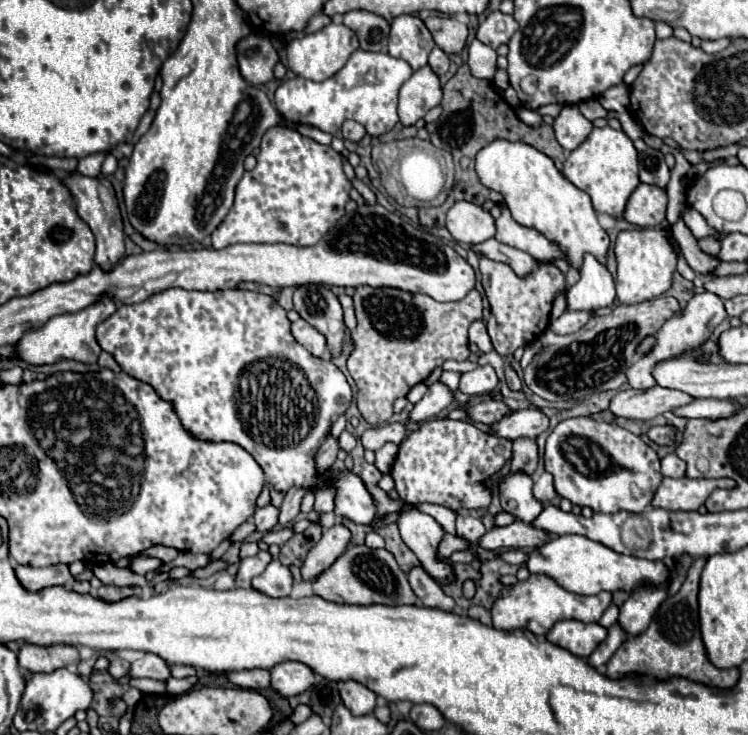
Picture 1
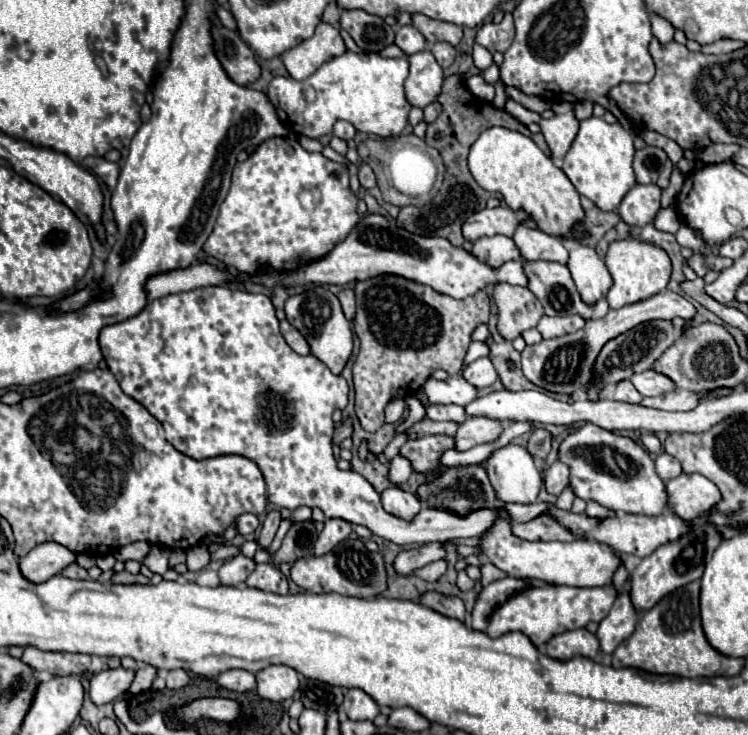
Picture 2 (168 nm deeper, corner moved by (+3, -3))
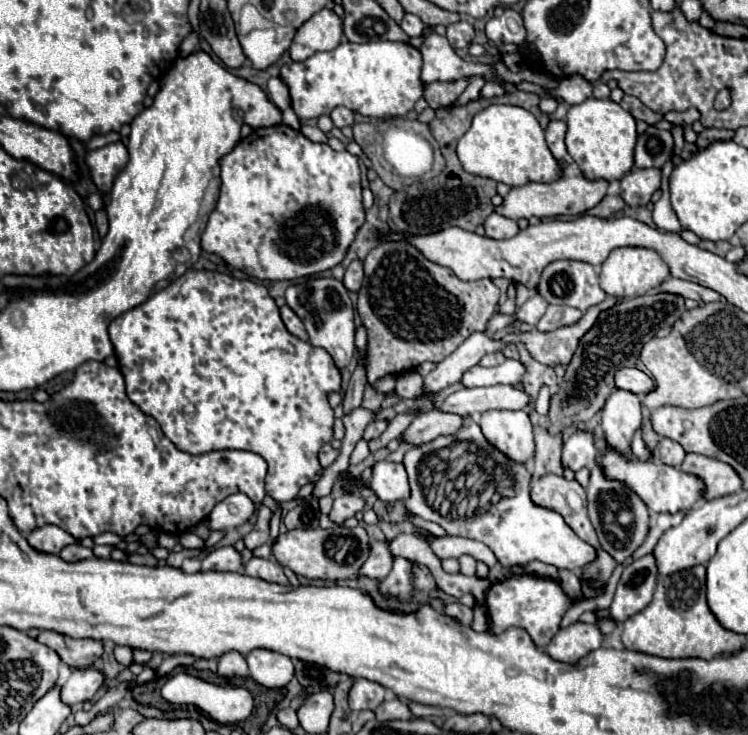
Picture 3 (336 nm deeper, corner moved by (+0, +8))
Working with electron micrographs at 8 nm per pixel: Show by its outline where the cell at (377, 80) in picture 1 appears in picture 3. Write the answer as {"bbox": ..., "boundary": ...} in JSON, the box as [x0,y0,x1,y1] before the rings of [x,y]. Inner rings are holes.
{"bbox":[279,41,423,121],"boundary":[[[343,41],[333,51],[315,53],[307,61],[283,65],[279,77],[289,87],[291,107],[295,103],[295,113],[303,121],[329,115],[339,105],[365,117],[385,119],[403,117],[413,109],[417,99],[423,95],[419,73],[421,53],[409,43]]]}

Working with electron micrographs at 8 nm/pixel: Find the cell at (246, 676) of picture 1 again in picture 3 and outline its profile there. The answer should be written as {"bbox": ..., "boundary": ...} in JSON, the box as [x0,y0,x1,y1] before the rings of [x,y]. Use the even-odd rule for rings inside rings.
{"bbox":[217,651,249,677],"boundary":[[[231,651],[231,653],[225,653],[225,655],[219,657],[217,673],[223,675],[223,677],[247,677],[249,667],[247,667],[247,661],[241,653]]]}

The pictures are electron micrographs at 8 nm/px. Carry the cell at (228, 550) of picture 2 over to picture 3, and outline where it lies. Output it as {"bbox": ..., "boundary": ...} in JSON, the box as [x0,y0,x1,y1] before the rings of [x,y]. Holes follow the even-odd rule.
{"bbox":[181,533,205,549],"boundary":[[[185,533],[181,537],[181,545],[185,549],[205,549],[205,541],[201,537],[197,537],[195,533]]]}

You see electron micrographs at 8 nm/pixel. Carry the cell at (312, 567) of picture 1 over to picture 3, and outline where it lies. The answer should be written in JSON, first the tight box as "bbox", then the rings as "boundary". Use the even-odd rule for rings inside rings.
{"bbox":[329,493,365,525],"boundary":[[[343,493],[341,497],[337,497],[333,501],[333,509],[329,513],[329,519],[337,525],[341,525],[343,521],[347,521],[349,517],[355,517],[357,511],[361,511],[365,505],[365,499],[355,495],[355,493]]]}

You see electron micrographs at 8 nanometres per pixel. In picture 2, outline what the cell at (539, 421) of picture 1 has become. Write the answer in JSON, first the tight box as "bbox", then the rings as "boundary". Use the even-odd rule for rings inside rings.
{"bbox":[454,416,502,450],"boundary":[[[472,416],[466,418],[464,422],[458,424],[454,438],[454,450],[470,450],[472,446],[496,440],[500,436],[502,428],[498,420],[482,420],[482,416]]]}

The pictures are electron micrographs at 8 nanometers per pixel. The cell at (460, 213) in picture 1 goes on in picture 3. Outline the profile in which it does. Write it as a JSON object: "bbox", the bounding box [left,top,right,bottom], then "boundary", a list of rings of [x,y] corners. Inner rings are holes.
{"bbox":[495,175,607,221],"boundary":[[[583,175],[579,177],[561,177],[553,183],[527,183],[523,187],[511,189],[505,197],[503,203],[495,207],[495,213],[501,213],[507,219],[519,221],[521,217],[559,217],[559,215],[579,215],[591,207],[595,207],[603,197],[605,197],[607,181],[589,181]]]}

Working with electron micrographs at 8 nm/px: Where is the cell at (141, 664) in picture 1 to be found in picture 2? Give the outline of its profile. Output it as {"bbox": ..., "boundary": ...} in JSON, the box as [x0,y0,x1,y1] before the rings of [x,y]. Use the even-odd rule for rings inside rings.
{"bbox":[88,668,134,706],"boundary":[[[126,668],[104,670],[104,672],[94,674],[90,678],[88,696],[96,706],[114,702],[116,698],[120,698],[120,696],[124,696],[128,692],[132,680],[134,680],[134,672],[132,670],[126,670]]]}

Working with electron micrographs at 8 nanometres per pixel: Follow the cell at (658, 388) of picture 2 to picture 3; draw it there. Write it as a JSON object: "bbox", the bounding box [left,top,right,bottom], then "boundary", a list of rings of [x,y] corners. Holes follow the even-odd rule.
{"bbox":[615,367,655,395],"boundary":[[[623,367],[615,373],[615,383],[619,389],[627,389],[627,391],[633,391],[637,395],[643,395],[643,393],[649,393],[653,387],[655,387],[655,381],[643,373],[641,369],[637,367]]]}

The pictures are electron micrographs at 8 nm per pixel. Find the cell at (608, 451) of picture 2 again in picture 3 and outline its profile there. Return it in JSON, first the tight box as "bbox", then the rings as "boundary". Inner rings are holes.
{"bbox":[595,433,703,513],"boundary":[[[595,433],[595,445],[597,445],[597,463],[601,465],[601,471],[605,473],[605,477],[609,477],[611,481],[621,481],[623,485],[627,485],[629,489],[633,489],[633,493],[637,493],[641,497],[641,501],[649,507],[649,511],[653,513],[675,513],[679,509],[691,509],[693,503],[697,499],[701,499],[701,489],[703,483],[699,477],[683,473],[675,467],[669,467],[665,463],[659,461],[637,461],[637,457],[633,457],[633,453],[625,455],[621,451],[609,449],[609,445],[605,445],[605,437]]]}

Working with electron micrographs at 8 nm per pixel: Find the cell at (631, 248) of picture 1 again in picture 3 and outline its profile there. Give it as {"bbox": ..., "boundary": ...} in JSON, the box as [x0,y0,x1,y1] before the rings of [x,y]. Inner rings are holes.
{"bbox":[601,247,669,297],"boundary":[[[619,247],[609,253],[609,257],[603,263],[601,269],[601,287],[607,295],[611,297],[637,297],[645,293],[653,293],[667,277],[669,277],[669,267],[665,261],[661,261],[661,255],[653,249],[641,249],[641,247]]]}

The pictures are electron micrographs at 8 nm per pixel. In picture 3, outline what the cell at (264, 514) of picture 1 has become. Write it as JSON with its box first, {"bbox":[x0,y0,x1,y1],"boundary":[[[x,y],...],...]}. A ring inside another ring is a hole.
{"bbox":[207,493,255,531],"boundary":[[[243,493],[229,495],[227,499],[223,499],[221,503],[217,503],[213,507],[213,511],[207,517],[207,525],[209,525],[209,529],[225,531],[225,529],[247,523],[253,513],[255,513],[255,505],[247,495],[243,495]]]}

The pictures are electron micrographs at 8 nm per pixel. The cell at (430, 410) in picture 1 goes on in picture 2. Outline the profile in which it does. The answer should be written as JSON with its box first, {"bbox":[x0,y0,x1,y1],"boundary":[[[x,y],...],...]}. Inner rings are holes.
{"bbox":[422,374,478,406],"boundary":[[[462,374],[450,376],[444,382],[428,378],[422,388],[424,388],[430,404],[466,406],[466,404],[470,404],[470,400],[476,400],[476,396],[478,396],[478,388],[472,386],[470,382],[466,382]]]}

